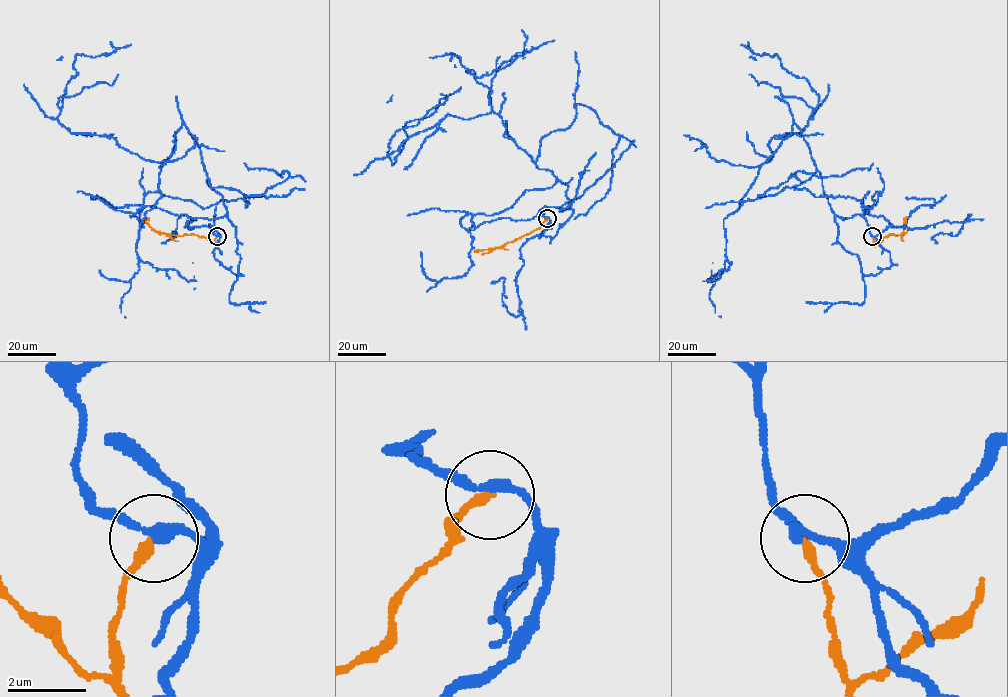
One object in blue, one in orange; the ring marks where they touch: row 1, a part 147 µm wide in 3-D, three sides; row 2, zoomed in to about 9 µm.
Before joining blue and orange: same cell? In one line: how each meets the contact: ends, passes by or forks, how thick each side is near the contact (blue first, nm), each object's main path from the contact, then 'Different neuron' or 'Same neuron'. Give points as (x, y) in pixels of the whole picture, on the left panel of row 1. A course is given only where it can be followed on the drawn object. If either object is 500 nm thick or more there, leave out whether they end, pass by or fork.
At the ring blue passes by. At the ring orange ends. Thickness 240 nm (blue) against 240 nm. Course of blue: (217, 236), (214, 257), (243, 275), (235, 227), (183, 123), (161, 162), (57, 119), (75, 56), (131, 45). Course of orange: (217, 236), (214, 245), (196, 234), (159, 233), (145, 219), (149, 220). Different neuron

